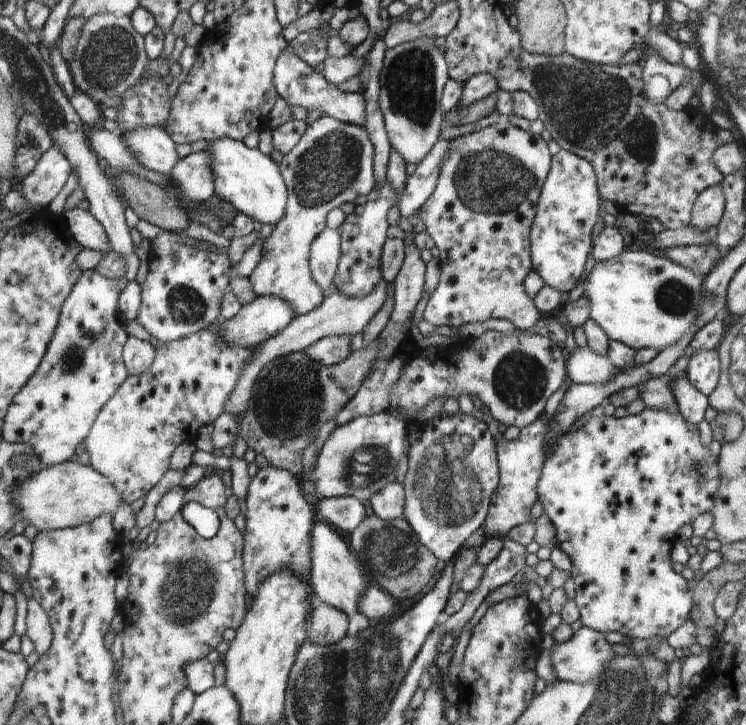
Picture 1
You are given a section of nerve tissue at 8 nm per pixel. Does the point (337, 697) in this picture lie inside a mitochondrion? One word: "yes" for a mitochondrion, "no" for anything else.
yes

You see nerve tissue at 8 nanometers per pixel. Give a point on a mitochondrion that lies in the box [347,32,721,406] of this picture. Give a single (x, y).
(590, 109)

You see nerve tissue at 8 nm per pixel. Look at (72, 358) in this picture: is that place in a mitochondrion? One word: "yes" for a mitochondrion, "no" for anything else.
yes

